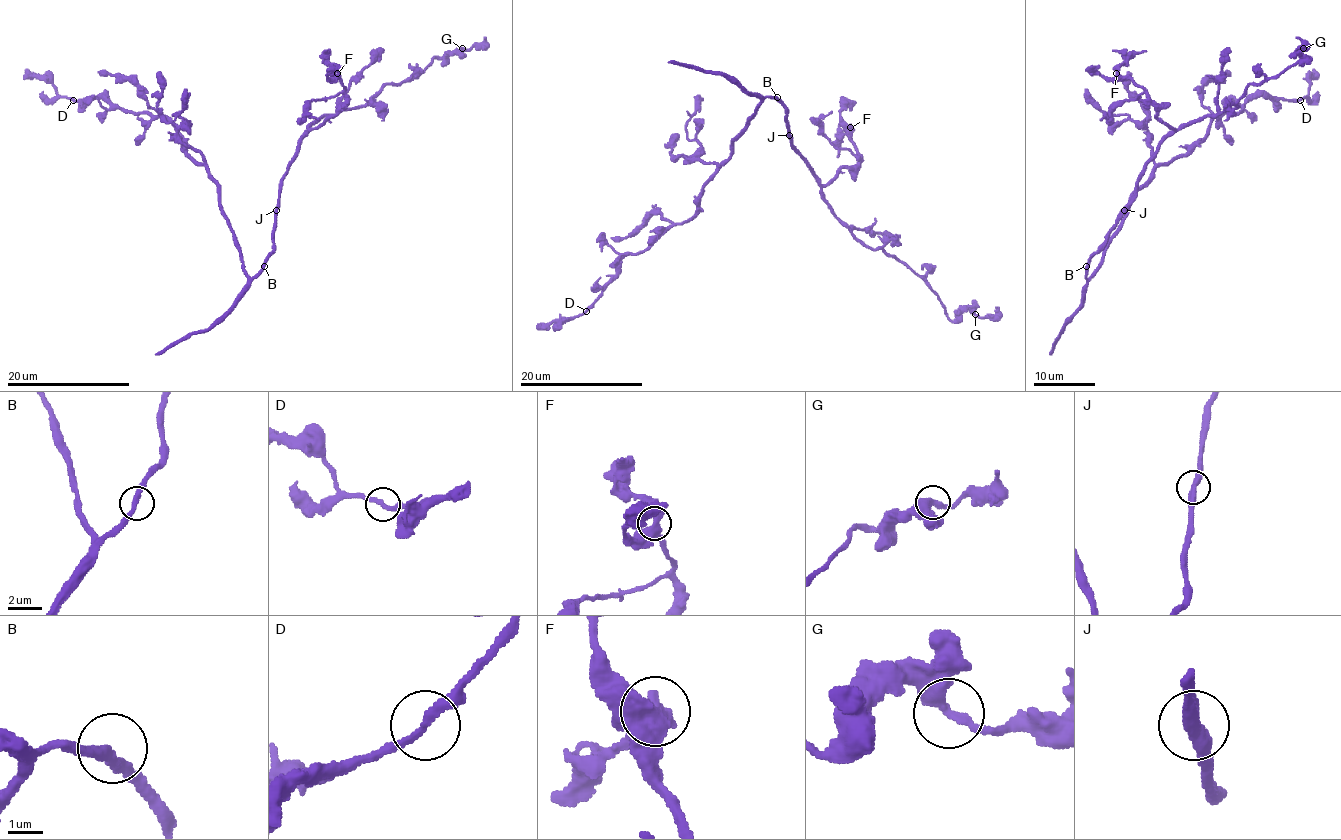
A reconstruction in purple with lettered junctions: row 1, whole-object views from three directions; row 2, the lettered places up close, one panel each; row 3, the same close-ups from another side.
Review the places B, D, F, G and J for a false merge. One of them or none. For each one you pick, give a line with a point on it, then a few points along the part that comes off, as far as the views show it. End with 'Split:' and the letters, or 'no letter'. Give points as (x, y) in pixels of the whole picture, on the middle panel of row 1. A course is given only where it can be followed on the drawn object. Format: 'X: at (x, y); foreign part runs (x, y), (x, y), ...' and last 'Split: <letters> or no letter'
Split: no letter

